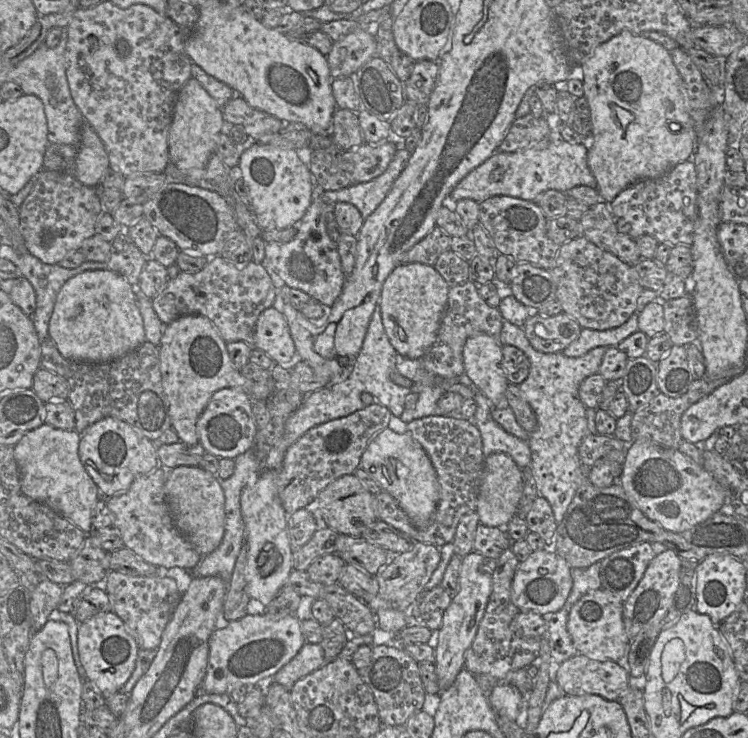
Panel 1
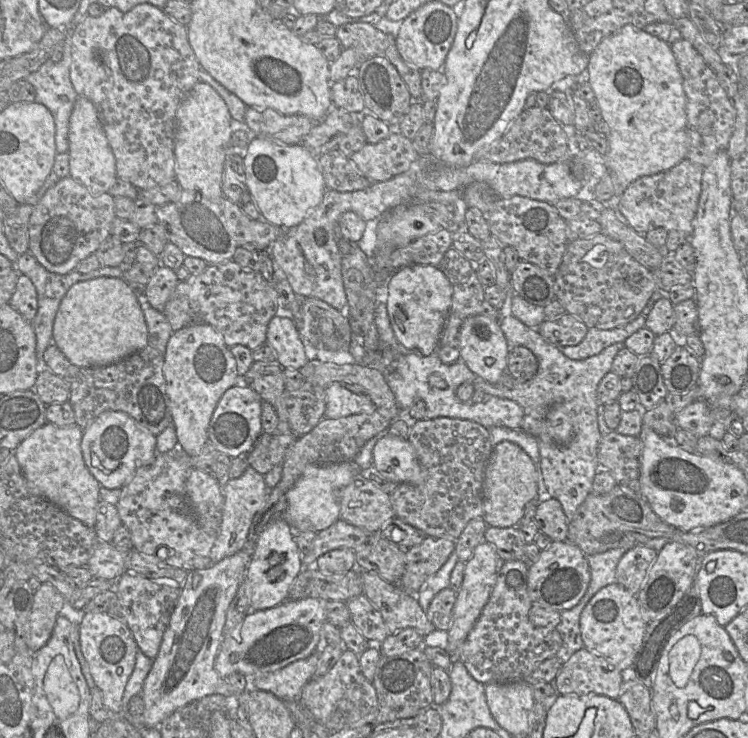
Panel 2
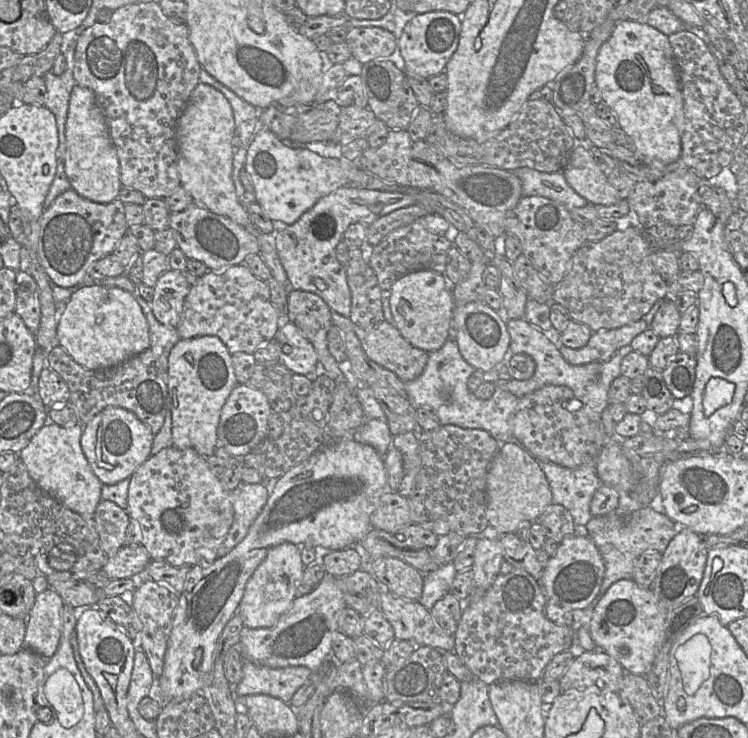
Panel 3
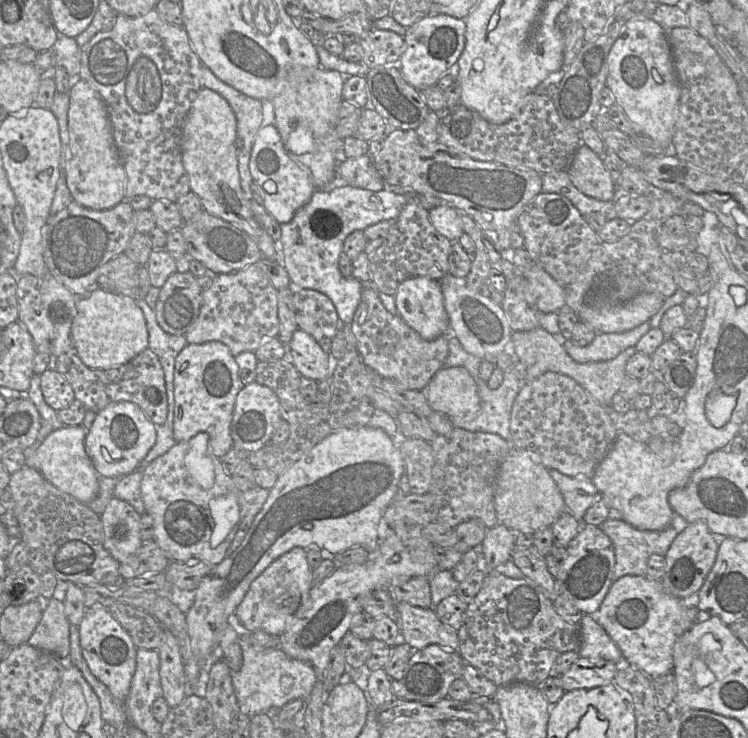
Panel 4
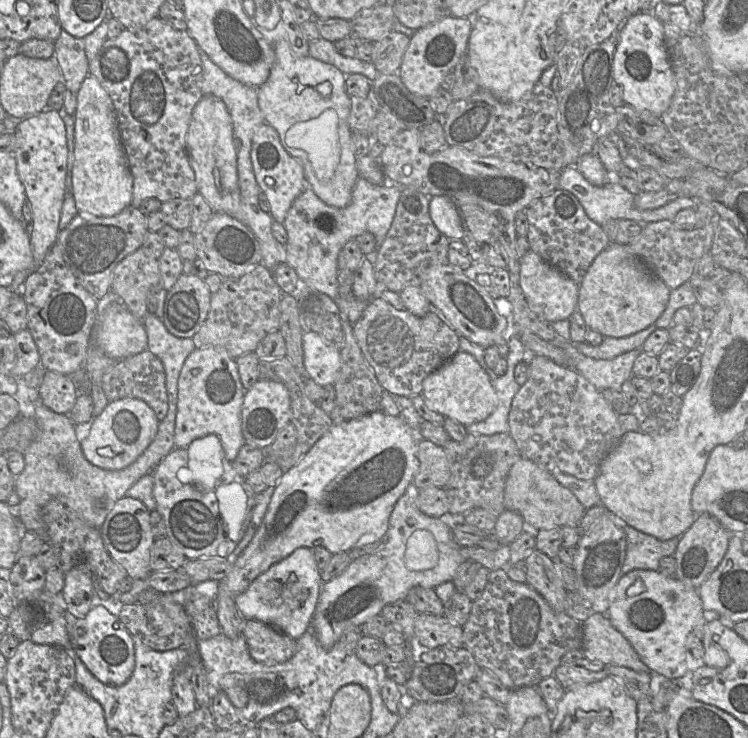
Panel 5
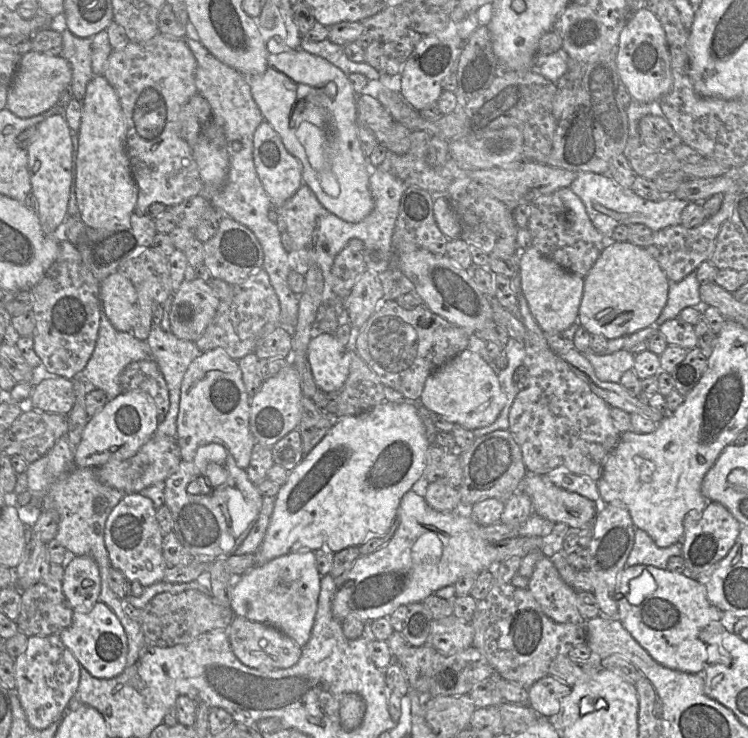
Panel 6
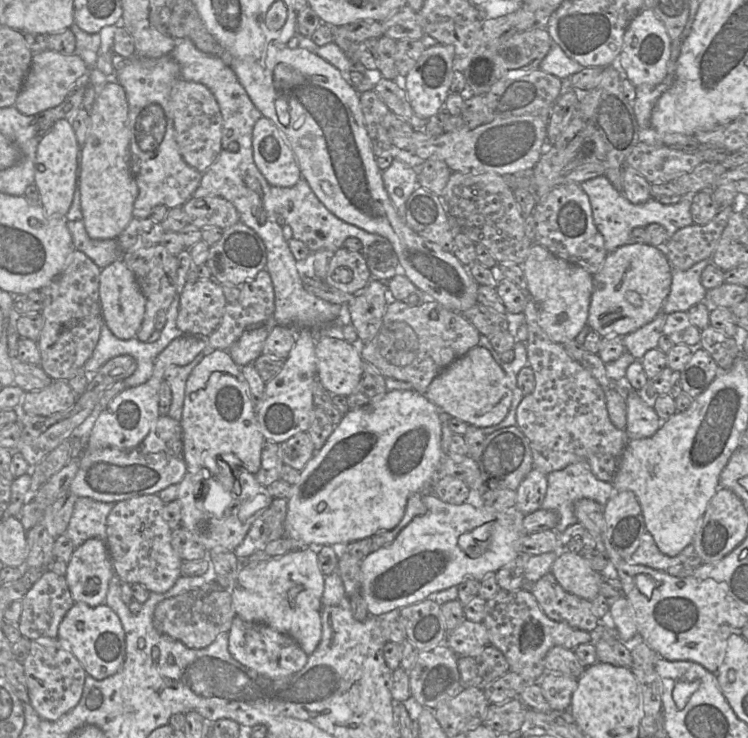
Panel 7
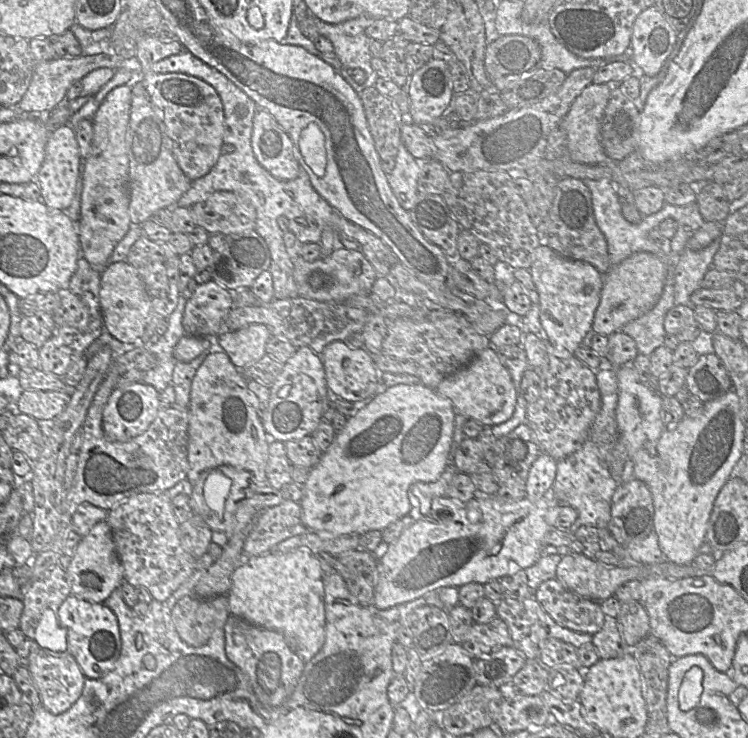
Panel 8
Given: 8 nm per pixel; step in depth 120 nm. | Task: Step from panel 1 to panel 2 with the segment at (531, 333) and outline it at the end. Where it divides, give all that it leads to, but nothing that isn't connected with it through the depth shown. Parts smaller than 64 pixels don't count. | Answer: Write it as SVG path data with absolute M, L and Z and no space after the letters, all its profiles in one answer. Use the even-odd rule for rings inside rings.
M565 313L556 320L544 320L537 330L541 336L557 347L575 346L588 332L588 327L575 316Z

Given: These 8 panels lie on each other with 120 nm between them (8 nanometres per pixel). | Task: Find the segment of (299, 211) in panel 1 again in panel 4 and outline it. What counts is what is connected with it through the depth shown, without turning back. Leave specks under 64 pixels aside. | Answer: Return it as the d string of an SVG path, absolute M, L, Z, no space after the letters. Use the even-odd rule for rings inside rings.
M267 125L259 129L253 143L249 169L254 182L259 187L265 210L279 224L290 222L296 211L310 200L316 190L310 175L288 156L274 125ZM368 154L348 157L339 162L337 175L347 184L358 188L381 191L385 186L383 178ZM267 180L272 180L276 184L277 190L275 193L270 194L263 190L262 185Z

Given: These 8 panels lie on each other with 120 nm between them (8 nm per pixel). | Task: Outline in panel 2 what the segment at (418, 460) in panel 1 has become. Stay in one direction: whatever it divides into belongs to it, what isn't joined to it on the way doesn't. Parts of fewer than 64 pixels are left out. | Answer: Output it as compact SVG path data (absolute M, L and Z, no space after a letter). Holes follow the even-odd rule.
M388 432L384 433L373 448L372 469L398 484L424 482L424 470L410 441Z

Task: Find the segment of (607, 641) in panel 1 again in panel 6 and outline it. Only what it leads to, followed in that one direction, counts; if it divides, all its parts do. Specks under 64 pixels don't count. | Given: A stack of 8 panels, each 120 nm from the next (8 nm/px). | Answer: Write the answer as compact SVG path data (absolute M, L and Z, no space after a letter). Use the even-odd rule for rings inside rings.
M640 564L622 570L615 593L618 619L655 661L669 669L691 674L710 665L707 644L699 639L699 633L711 622L719 621L724 611L710 603L701 582L682 573Z

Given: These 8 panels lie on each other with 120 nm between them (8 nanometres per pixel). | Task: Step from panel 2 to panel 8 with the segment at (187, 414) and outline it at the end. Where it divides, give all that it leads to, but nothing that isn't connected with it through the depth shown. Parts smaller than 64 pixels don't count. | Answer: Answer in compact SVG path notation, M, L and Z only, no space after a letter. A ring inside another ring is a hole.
M225 351L209 353L198 368L192 380L188 412L187 479L192 485L204 472L224 465L249 471L257 483L268 483L270 438L258 416L258 398L249 390L241 370L234 366Z

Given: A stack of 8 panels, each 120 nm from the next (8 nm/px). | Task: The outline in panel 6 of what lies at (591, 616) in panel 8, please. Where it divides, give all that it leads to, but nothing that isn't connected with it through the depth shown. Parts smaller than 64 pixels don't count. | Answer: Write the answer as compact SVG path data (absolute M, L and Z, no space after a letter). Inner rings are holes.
M542 556L529 578L528 589L542 611L557 623L585 625L577 606L577 592L561 578L550 558Z

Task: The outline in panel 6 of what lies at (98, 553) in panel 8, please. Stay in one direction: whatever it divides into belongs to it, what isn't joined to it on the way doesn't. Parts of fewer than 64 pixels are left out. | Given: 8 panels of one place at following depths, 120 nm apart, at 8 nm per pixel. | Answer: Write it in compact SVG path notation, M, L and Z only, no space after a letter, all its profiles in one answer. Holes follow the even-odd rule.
M89 555L70 556L64 564L62 592L73 610L89 612L99 601L100 572L96 561Z

